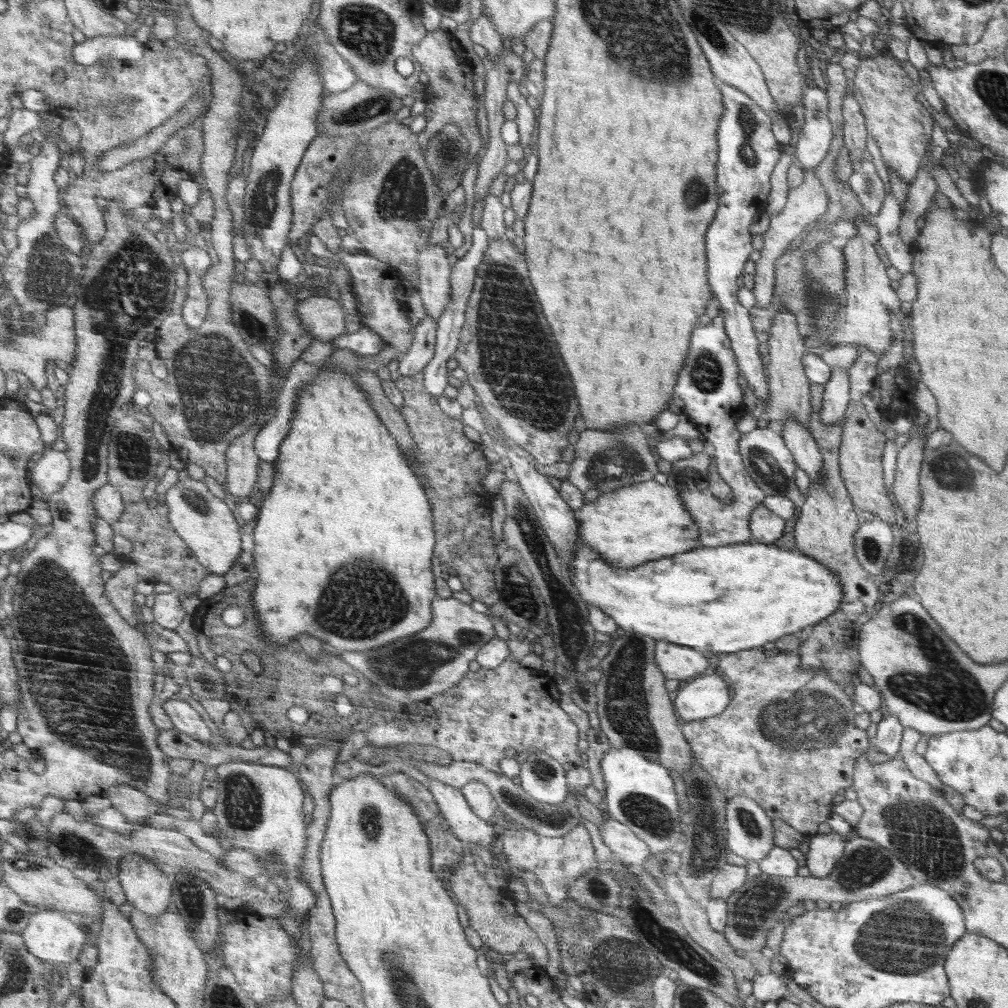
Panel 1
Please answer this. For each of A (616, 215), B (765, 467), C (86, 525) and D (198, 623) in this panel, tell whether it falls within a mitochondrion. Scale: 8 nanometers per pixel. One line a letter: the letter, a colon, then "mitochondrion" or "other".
A: other
B: mitochondrion
C: other
D: other

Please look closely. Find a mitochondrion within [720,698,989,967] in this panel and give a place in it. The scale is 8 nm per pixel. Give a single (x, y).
(927, 838)

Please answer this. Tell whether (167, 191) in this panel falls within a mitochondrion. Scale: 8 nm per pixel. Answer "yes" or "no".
no

